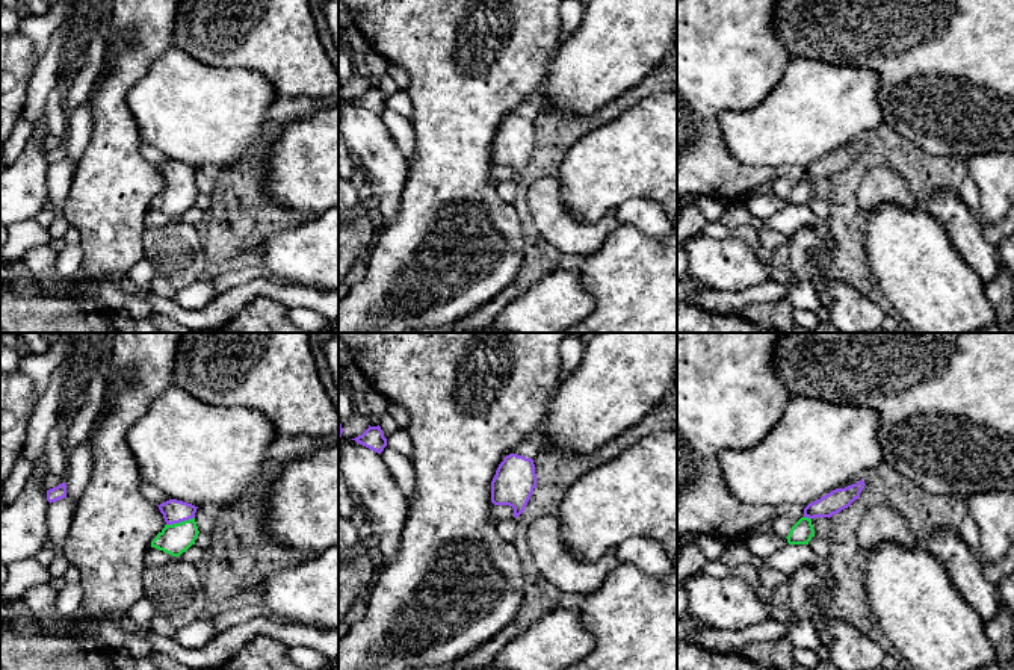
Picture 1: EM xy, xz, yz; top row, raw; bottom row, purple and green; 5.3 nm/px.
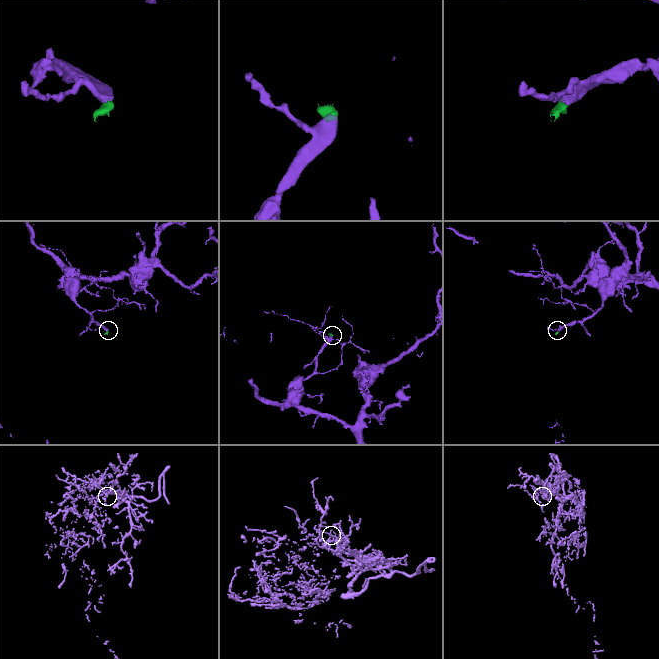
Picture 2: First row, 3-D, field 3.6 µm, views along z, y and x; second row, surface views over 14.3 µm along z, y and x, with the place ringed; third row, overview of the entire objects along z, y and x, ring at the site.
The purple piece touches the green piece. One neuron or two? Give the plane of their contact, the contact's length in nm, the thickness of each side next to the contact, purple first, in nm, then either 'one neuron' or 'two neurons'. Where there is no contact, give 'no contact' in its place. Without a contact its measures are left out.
xy | 160 nm | 130/160 nm | one neuron

